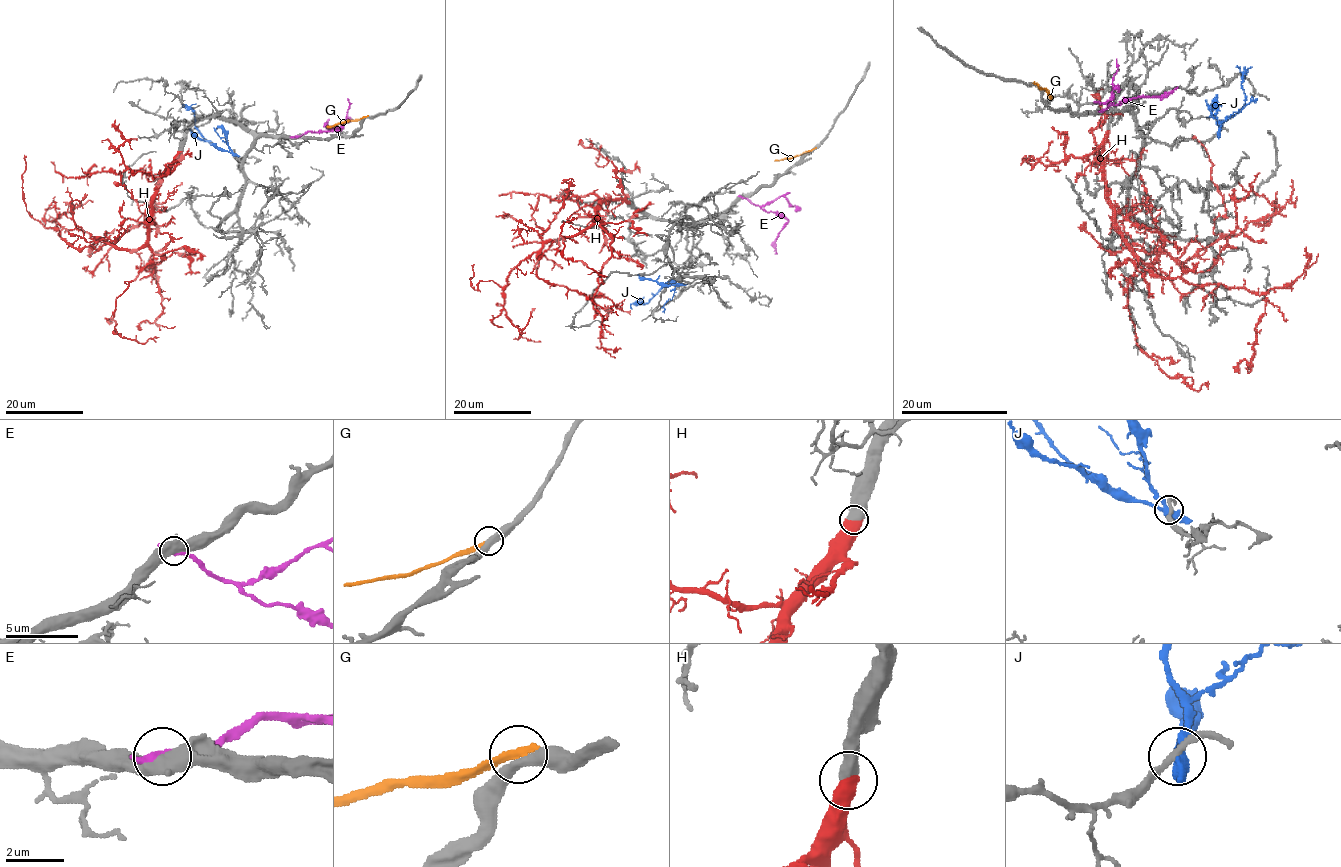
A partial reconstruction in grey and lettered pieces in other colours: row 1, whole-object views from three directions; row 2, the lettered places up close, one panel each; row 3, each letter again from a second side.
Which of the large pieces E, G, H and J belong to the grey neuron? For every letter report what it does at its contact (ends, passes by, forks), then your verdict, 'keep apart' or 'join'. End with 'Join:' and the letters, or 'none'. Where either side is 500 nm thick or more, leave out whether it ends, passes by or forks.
E: it ends there; keep apart
G: it ends there; keep apart
H: join
J: it forks there; keep apart
Join: H

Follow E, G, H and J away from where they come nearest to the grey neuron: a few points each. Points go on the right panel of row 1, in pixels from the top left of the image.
E: (1100, 110), (1111, 104), (1137, 97), (1168, 96), (1177, 86)
G: (1035, 84), (1051, 97)
H: (1108, 130), (1112, 223), (1144, 264), (1161, 248), (1186, 262), (1222, 235), (1212, 162), (1192, 137)
J: (1218, 133), (1220, 126), (1244, 105), (1242, 77), (1251, 67)

